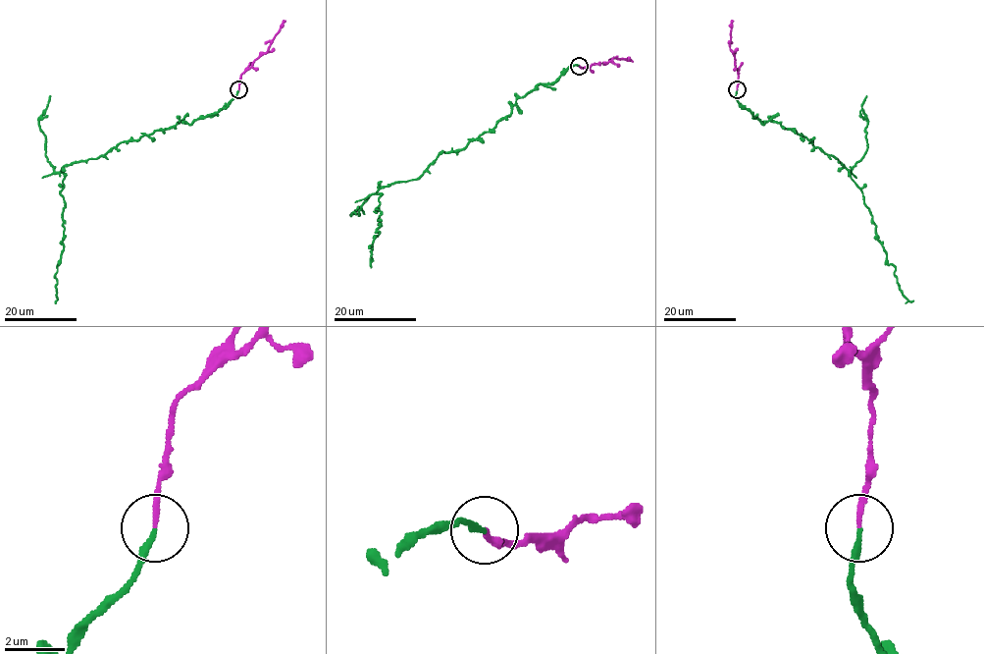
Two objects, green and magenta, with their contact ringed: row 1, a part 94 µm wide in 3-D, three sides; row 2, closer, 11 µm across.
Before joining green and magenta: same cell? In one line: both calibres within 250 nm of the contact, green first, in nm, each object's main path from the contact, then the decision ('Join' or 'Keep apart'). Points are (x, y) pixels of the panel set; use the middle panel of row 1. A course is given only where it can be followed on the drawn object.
Thickness 180 nm (green) against 160 nm. Course of green: (579, 66), (518, 97), (511, 113), (462, 149), (441, 152), (418, 178), (382, 187), (371, 267). Course of magenta: (579, 66), (590, 67), (613, 58), (633, 62). Keep apart

